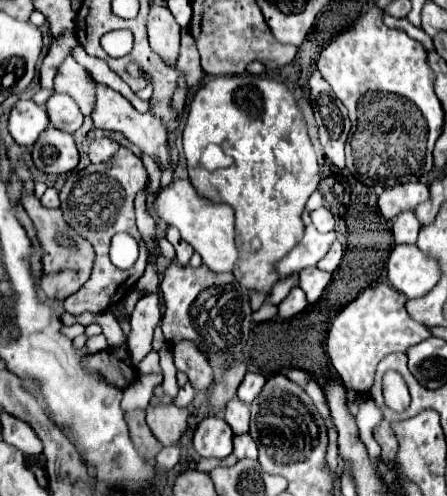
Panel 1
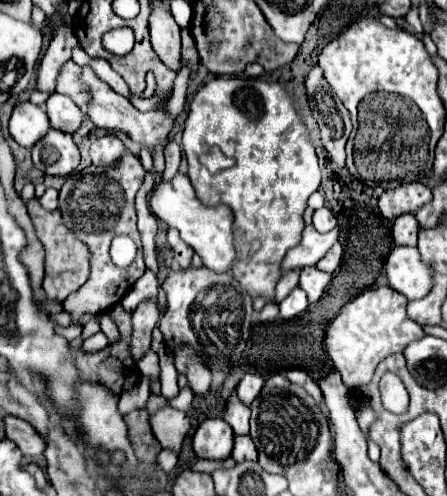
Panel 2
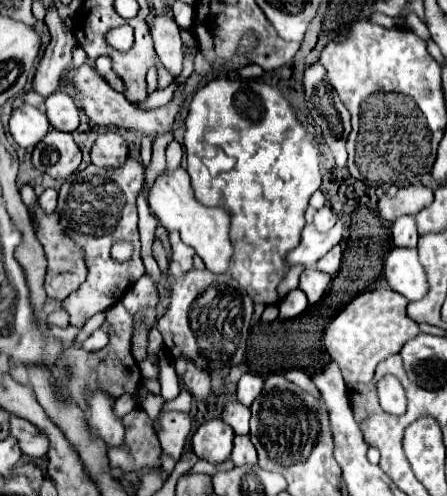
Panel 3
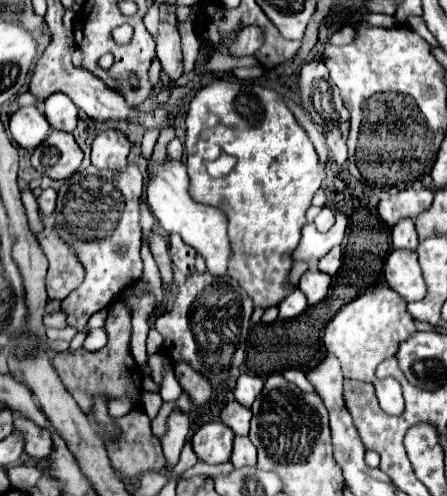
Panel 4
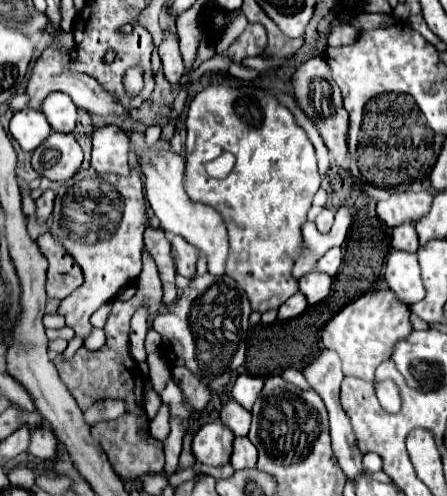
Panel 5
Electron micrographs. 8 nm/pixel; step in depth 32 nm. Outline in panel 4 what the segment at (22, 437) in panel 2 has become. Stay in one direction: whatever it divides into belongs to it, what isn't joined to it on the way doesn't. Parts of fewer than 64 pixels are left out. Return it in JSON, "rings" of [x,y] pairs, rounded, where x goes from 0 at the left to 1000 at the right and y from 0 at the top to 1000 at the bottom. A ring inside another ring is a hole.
{"rings":[[[36,839],[36,855],[31,855],[31,871],[54,879],[54,911],[72,923],[103,923],[116,907],[116,887],[107,867],[85,863],[81,855],[72,855],[58,843],[40,843]]]}

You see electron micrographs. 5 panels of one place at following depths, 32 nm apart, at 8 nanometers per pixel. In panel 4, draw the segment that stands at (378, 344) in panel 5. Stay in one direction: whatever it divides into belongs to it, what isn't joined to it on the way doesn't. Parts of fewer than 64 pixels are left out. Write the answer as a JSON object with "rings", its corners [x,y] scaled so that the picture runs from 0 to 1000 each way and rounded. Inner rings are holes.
{"rings":[[[846,581],[823,585],[783,613],[774,613],[734,649],[725,665],[725,698],[761,726],[770,762],[832,770],[841,738],[855,726],[881,718],[890,694],[899,694],[904,685],[913,685],[913,677],[931,669],[931,653],[908,625],[908,605],[877,581]]]}

